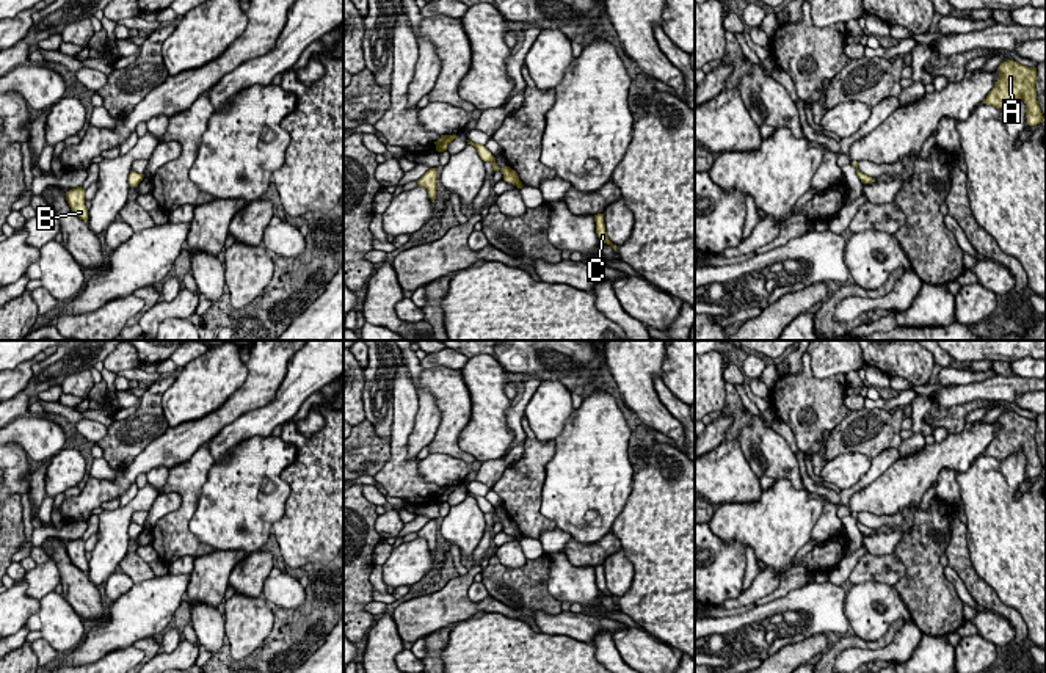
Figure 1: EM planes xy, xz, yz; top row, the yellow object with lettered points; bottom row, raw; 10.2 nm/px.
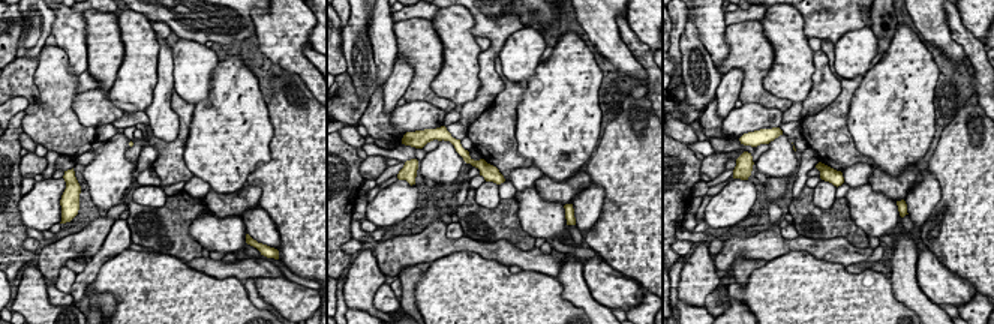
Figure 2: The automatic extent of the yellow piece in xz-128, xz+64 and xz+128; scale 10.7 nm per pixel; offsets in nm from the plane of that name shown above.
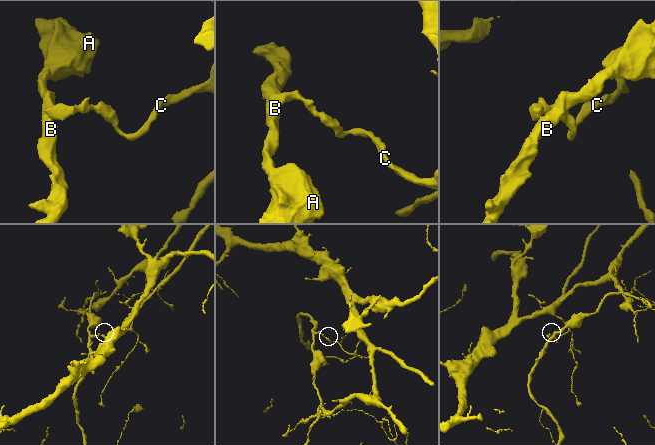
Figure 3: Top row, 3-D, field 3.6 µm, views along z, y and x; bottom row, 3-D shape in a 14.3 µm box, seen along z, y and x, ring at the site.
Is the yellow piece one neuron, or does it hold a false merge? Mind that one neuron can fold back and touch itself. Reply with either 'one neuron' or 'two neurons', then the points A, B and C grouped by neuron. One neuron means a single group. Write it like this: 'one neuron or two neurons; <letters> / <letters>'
two neurons; A B / C

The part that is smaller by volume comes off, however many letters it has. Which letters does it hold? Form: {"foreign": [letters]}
{"foreign": ["A", "B"]}

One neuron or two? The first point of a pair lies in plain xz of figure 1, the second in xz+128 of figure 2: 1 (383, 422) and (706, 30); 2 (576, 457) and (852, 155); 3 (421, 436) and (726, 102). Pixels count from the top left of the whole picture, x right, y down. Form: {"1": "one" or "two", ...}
{"1": "two", "2": "two", "3": "one"}

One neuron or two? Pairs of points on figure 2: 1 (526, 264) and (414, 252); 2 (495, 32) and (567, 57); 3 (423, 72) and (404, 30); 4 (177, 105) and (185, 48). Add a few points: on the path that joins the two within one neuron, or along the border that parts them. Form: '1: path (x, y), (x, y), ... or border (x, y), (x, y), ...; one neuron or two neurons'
1: path (498, 251), (488, 251), (479, 246), (443, 246); one neuron
2: border (523, 27), (517, 29), (507, 39), (498, 54); two neurons
3: path (423, 62), (423, 50), (414, 41); one neuron
4: border (174, 89), (194, 105), (194, 116), (188, 129); two neurons

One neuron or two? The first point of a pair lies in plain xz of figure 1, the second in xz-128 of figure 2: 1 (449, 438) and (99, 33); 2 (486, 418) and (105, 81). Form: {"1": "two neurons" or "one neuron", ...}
{"1": "one neuron", "2": "two neurons"}

